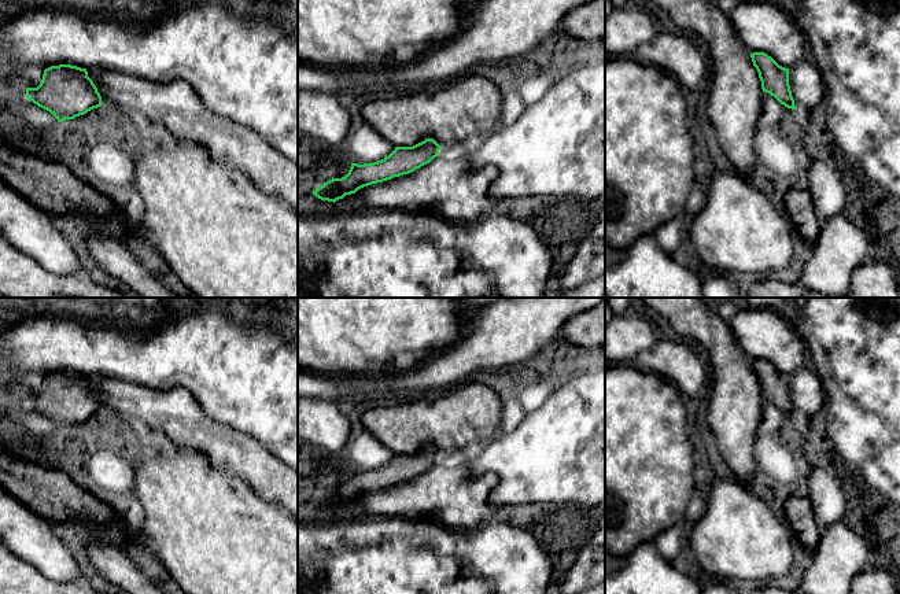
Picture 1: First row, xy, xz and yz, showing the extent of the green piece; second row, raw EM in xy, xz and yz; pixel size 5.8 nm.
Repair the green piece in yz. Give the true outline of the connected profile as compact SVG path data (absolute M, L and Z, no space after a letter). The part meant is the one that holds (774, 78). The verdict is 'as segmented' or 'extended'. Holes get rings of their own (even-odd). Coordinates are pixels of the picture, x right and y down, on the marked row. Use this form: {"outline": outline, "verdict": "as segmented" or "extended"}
{"outline": "M753 52L750 58L759 73L763 92L774 96L785 107L796 110L789 85L789 69L779 66L764 52Z", "verdict": "as segmented"}

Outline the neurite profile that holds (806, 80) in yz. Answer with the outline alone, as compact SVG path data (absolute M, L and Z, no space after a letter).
M805 59L789 69L789 85L798 111L812 110L826 97L819 67Z

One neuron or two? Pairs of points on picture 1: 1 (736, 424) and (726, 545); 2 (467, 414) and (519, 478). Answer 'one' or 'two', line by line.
1: two
2: two

